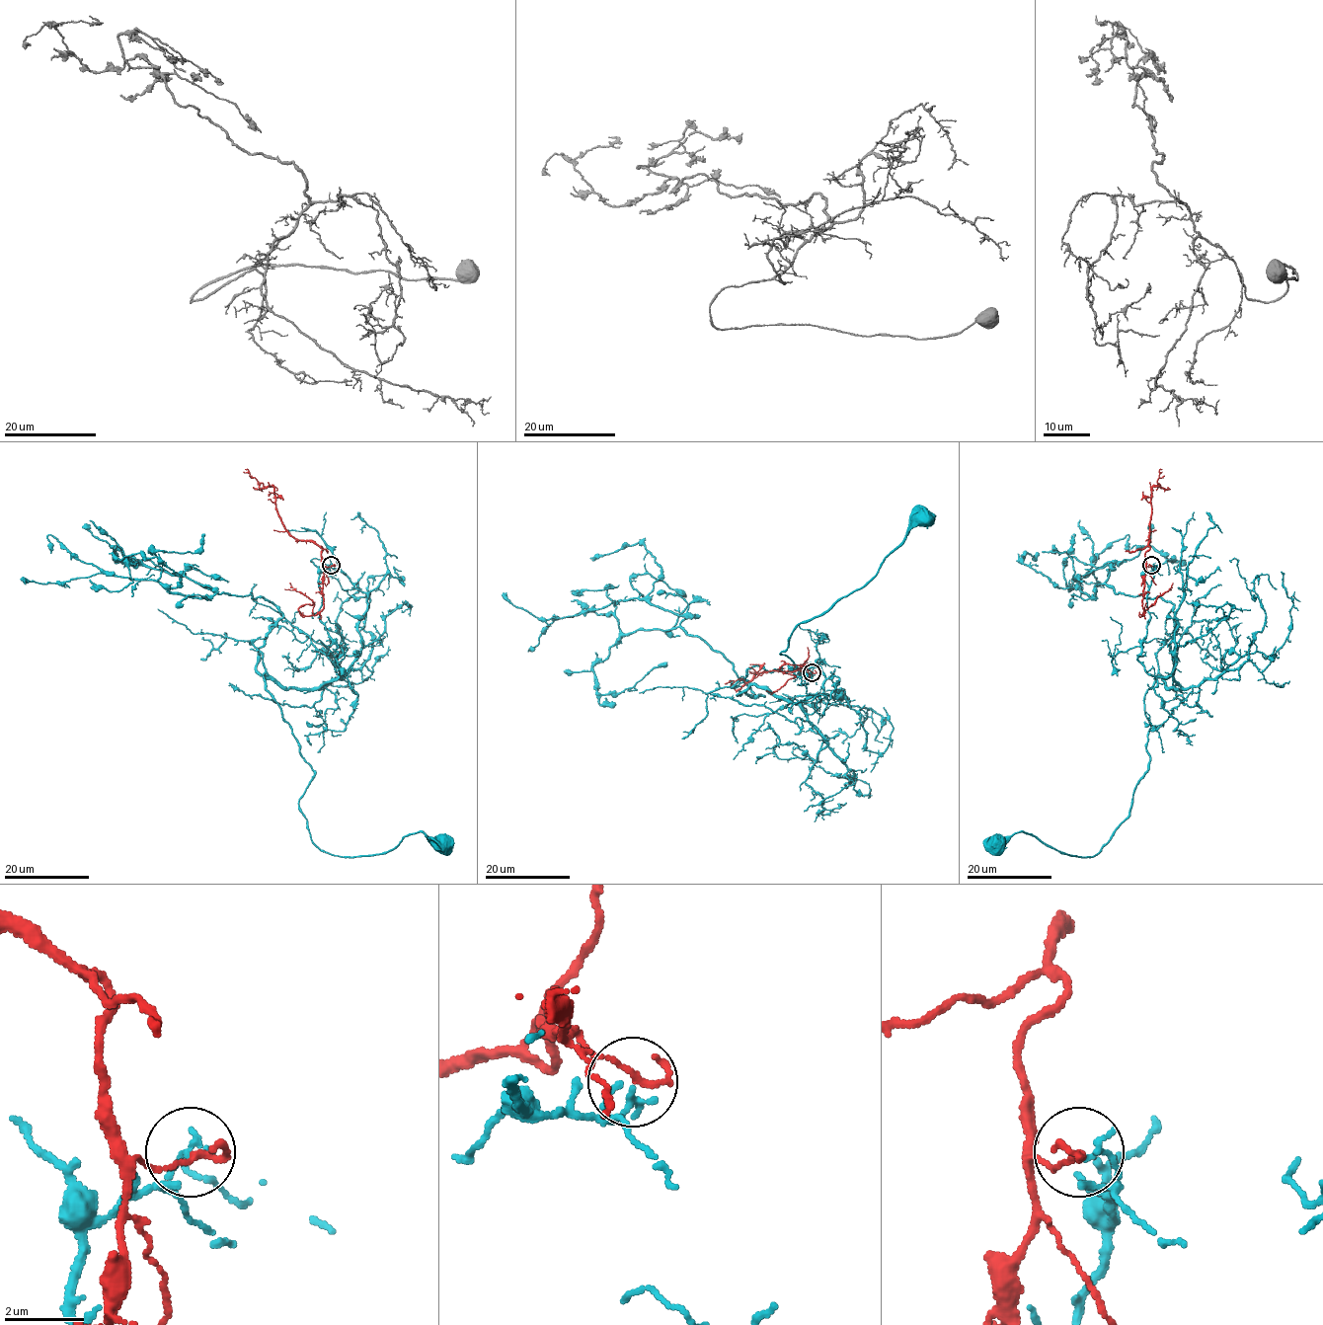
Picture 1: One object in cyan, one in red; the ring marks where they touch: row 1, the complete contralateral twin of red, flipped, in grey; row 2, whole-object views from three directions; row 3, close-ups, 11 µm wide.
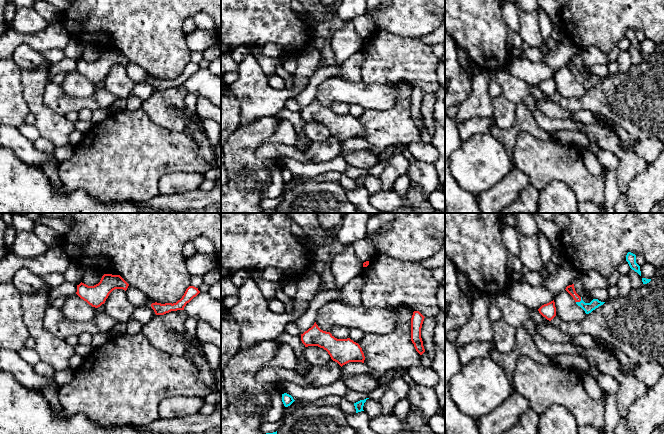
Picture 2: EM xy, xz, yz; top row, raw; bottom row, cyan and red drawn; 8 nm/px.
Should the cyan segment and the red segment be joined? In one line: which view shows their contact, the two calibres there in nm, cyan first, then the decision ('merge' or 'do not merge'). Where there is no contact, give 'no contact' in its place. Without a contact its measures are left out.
meets cyan in yz; 80 nm thick on the cyan side, 70 nm on the other; do not merge

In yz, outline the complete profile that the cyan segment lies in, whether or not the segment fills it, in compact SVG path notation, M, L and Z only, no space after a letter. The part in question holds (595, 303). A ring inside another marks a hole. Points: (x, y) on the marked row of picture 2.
M581 297L581 301L580 302L576 302L576 304L578 306L580 306L586 314L591 313L593 310L595 310L596 308L598 308L599 306L603 305L605 302L601 302L598 299L593 299L590 303L585 303L582 300Z

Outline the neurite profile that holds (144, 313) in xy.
M147 298L147 301L143 305L135 309L132 318L143 324L148 323L156 315L151 307L152 303L155 303L155 301Z

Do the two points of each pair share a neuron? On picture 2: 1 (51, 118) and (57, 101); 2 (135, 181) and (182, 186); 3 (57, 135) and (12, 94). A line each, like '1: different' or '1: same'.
1: different
2: different
3: different

